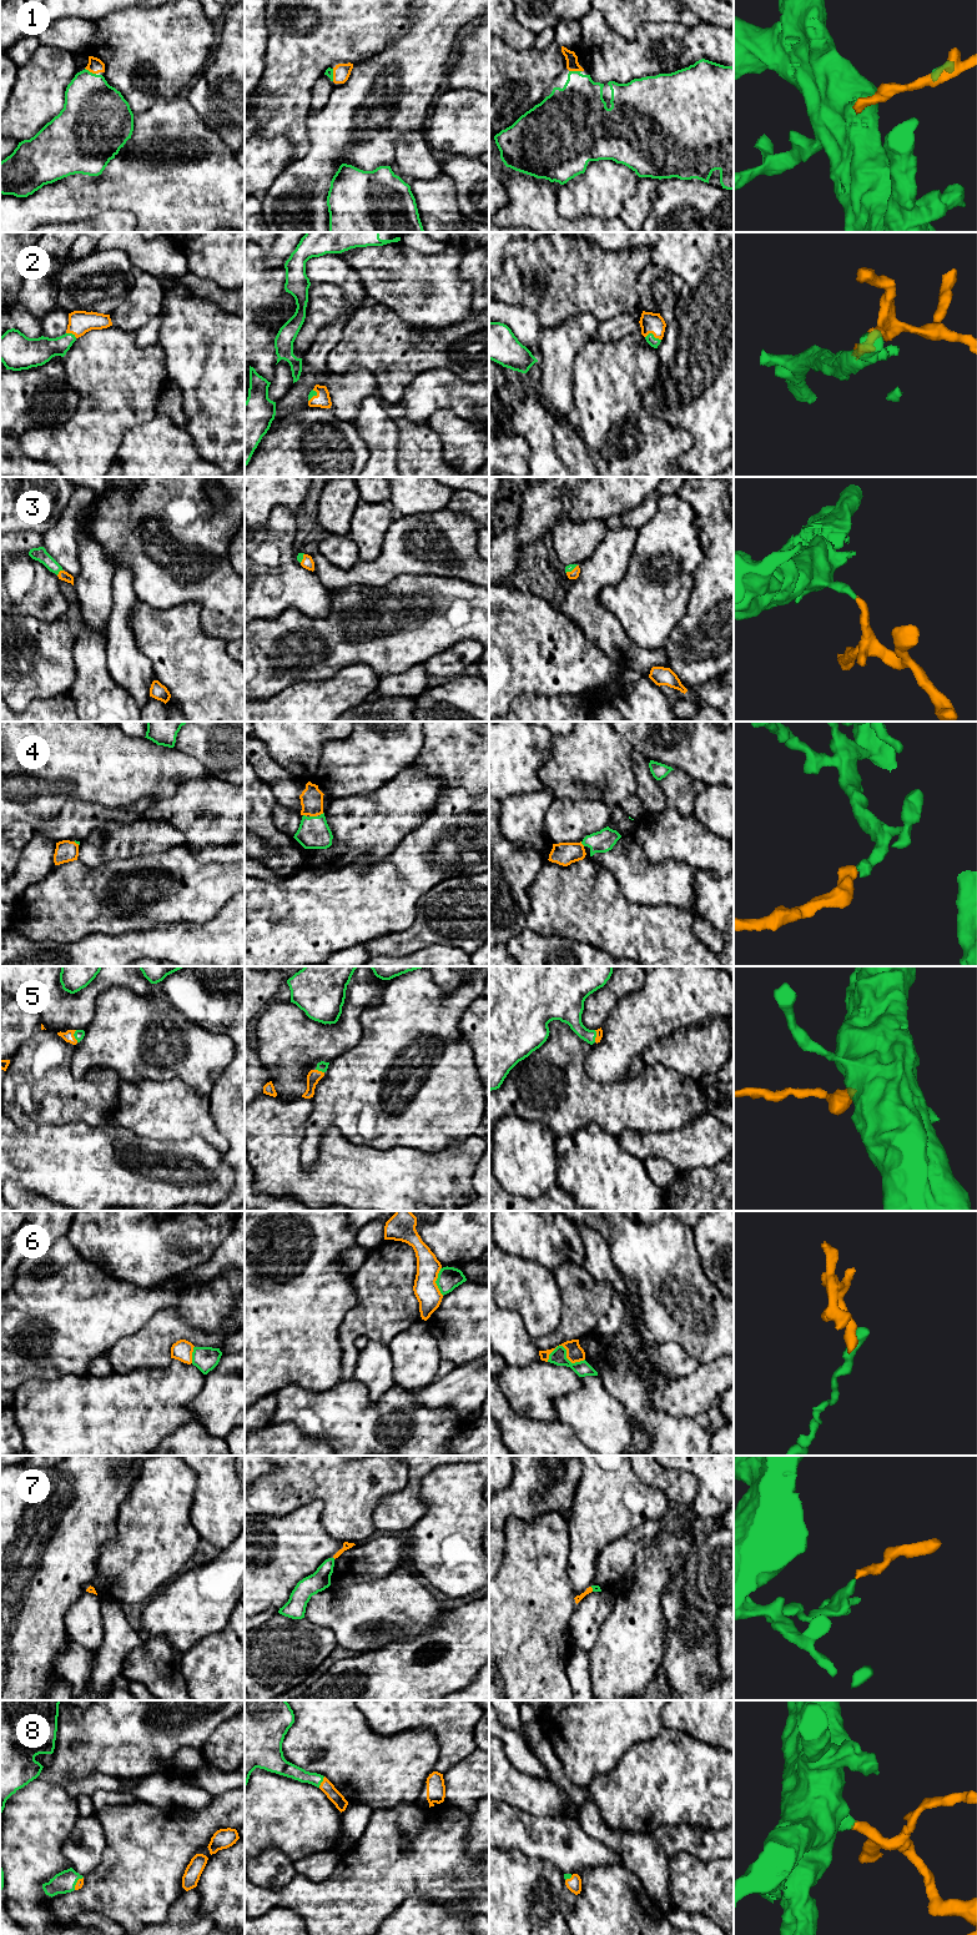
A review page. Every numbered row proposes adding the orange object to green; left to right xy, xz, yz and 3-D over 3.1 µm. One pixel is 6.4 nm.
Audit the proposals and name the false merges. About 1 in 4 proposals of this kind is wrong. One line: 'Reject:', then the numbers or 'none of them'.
Reject: 6

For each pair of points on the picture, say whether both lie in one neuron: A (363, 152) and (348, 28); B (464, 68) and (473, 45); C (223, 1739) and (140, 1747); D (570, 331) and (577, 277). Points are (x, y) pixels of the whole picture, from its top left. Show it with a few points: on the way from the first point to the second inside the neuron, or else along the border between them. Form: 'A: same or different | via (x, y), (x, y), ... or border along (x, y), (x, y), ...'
A: different | border along (379, 51), (353, 65)
B: same | via (469, 63), (473, 59), (473, 50)
C: different | border along (226, 1719), (211, 1734), (201, 1749)
D: different | border along (599, 321), (589, 312), (579, 312), (545, 328)

